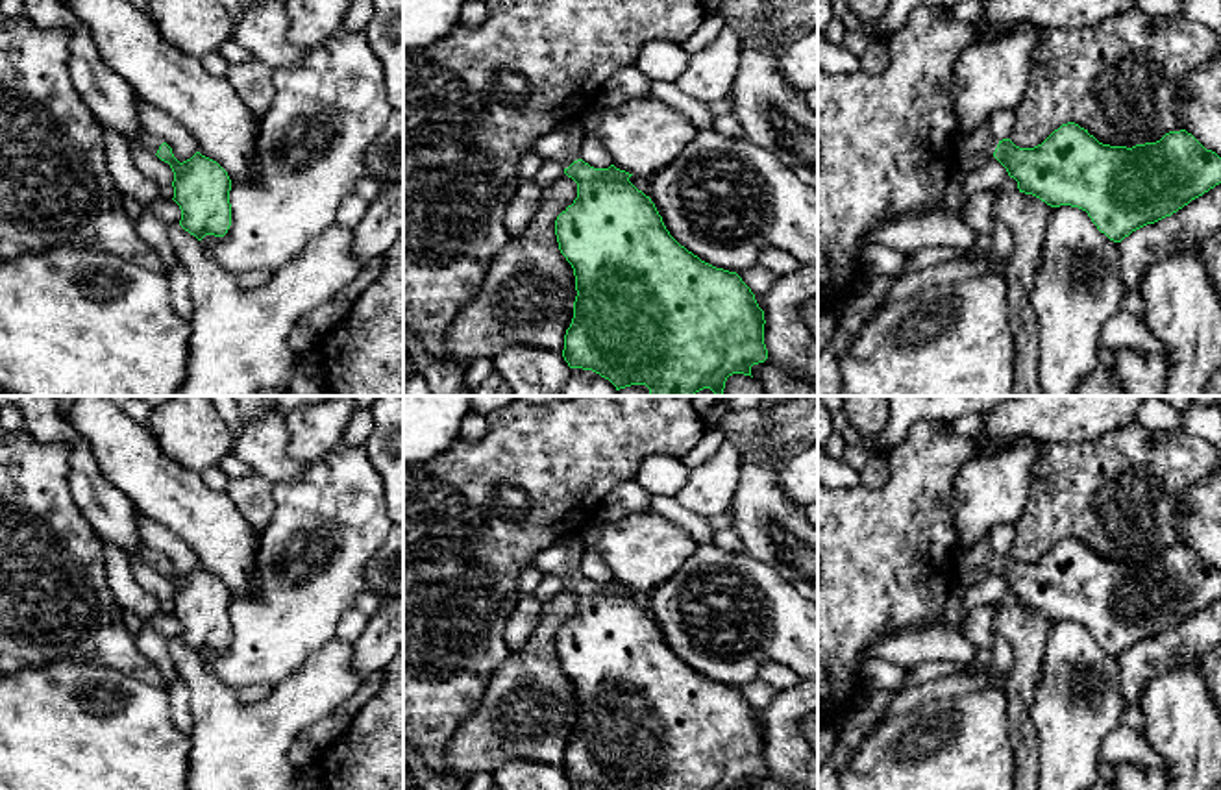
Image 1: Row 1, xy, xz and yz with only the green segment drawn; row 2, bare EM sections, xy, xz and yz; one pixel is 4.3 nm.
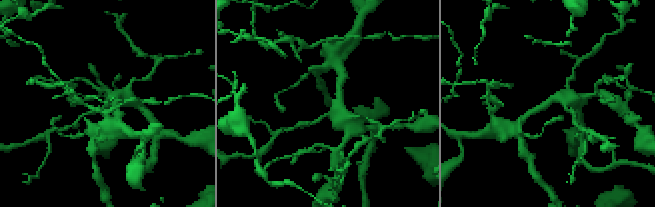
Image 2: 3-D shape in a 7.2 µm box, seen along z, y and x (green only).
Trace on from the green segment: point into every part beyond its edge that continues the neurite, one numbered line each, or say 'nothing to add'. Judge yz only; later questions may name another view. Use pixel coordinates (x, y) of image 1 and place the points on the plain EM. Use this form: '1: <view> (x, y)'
1: yz (979, 561)

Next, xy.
1: xy (111, 513)

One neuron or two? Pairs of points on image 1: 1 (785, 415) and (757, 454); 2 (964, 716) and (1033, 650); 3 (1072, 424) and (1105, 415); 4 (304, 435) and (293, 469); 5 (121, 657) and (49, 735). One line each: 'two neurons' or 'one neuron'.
1: two neurons
2: two neurons
3: one neuron
4: two neurons
5: two neurons

